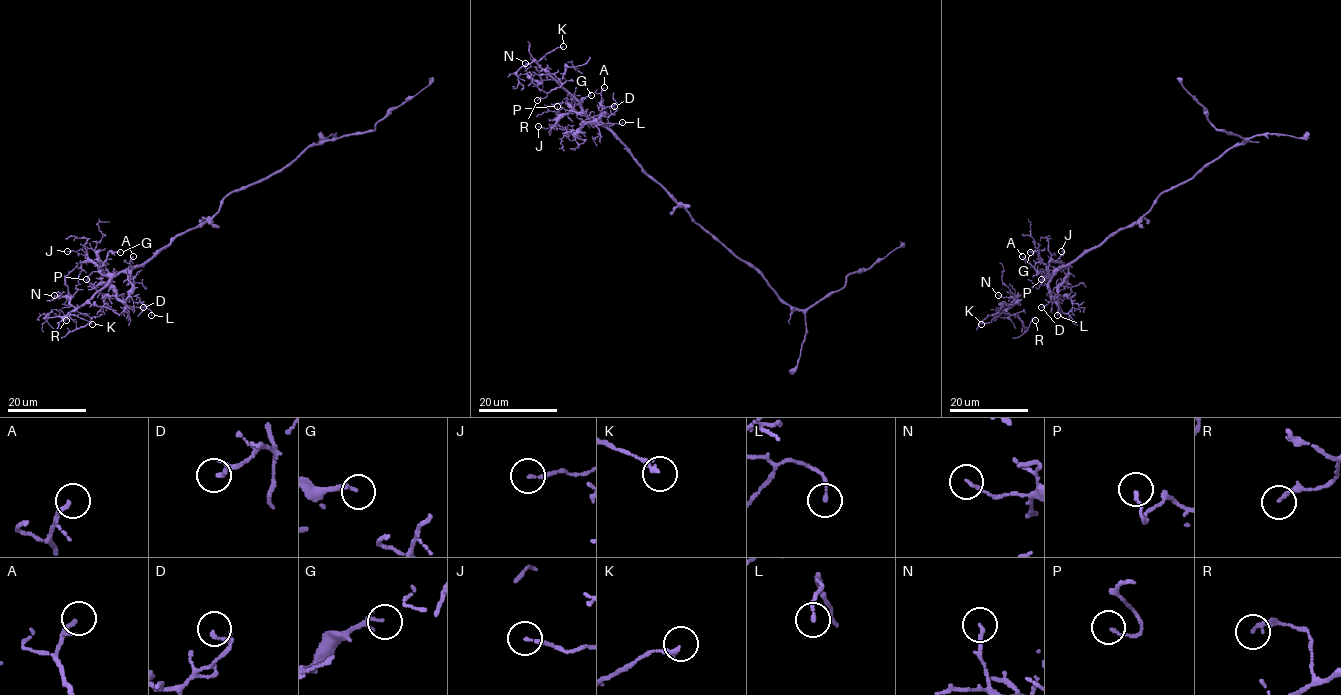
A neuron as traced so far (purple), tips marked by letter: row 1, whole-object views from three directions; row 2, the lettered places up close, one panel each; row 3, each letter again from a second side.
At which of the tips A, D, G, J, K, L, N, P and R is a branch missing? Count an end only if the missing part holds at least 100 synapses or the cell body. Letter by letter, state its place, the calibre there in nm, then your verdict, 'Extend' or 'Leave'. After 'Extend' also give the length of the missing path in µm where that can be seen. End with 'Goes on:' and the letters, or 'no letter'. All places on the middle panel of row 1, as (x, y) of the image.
A: Place: (604, 87). Thickness 160 nm. Leave
D: Place: (614, 106). Thickness 120 nm. Leave
G: Place: (591, 95). Thickness 170 nm. Leave
J: Place: (538, 126). Thickness 150 nm. Leave
K: Place: (563, 46). Thickness 190 nm. Leave
L: Place: (622, 122). Thickness 140 nm. Leave
N: Place: (525, 63). Thickness 150 nm. Leave
P: Place: (557, 106). Thickness 130 nm. Leave
R: Place: (537, 100). Thickness 170 nm. Leave
Goes on: no letter

